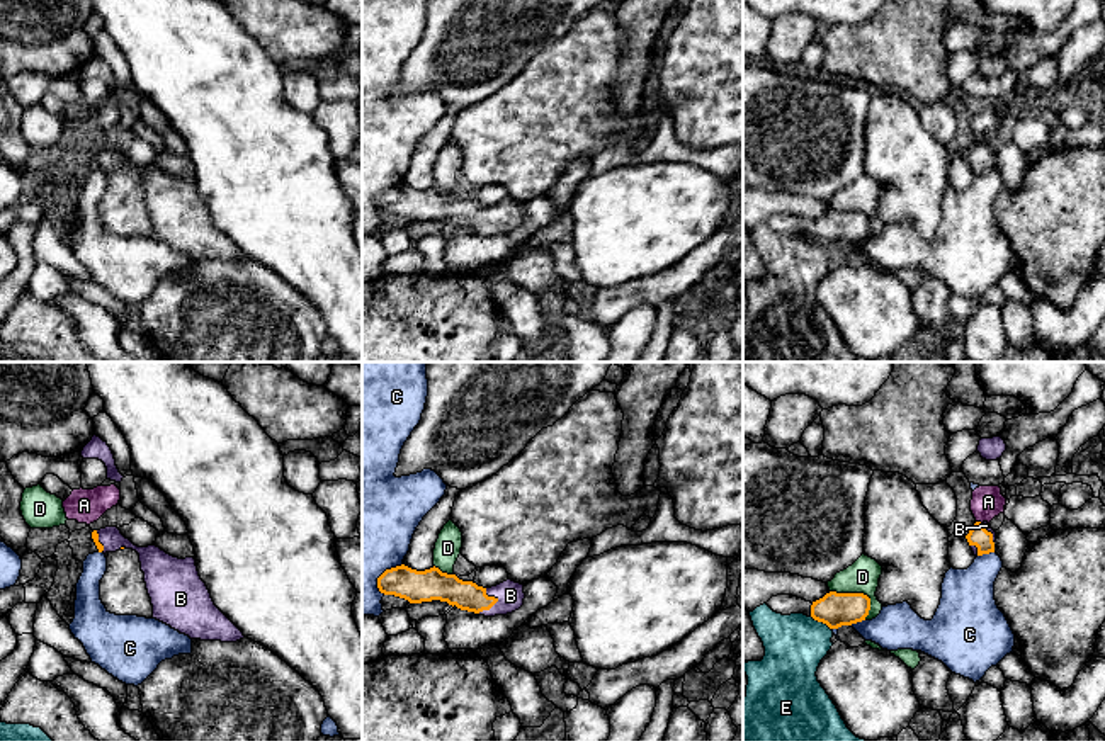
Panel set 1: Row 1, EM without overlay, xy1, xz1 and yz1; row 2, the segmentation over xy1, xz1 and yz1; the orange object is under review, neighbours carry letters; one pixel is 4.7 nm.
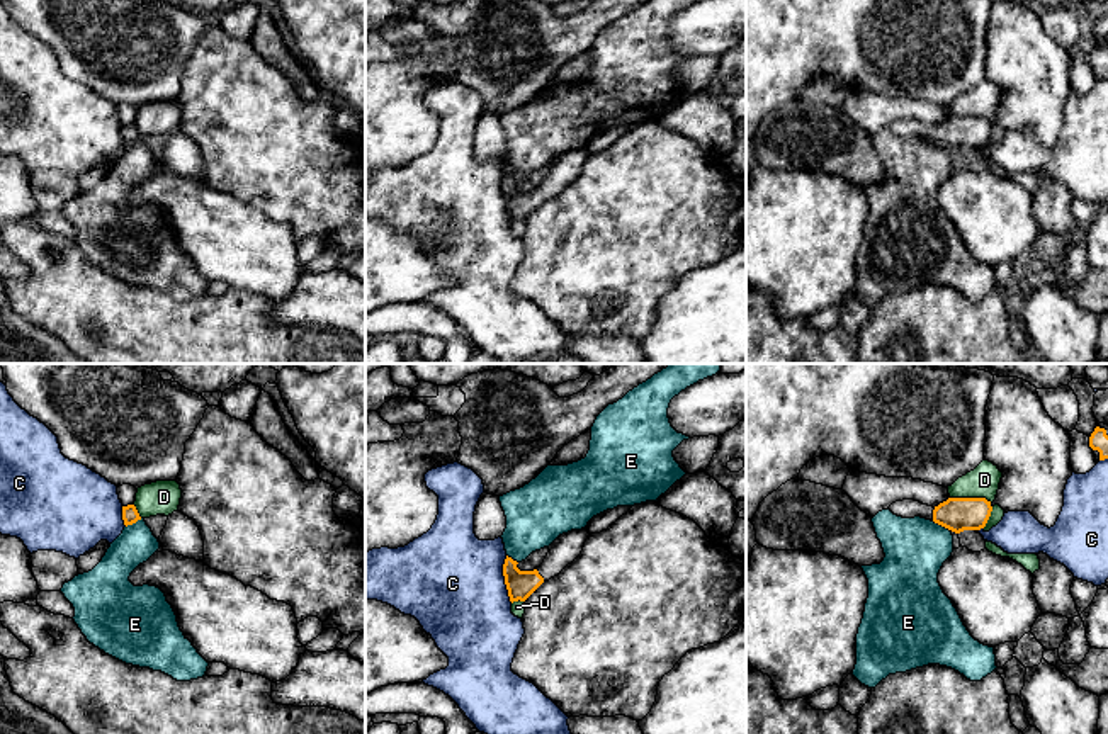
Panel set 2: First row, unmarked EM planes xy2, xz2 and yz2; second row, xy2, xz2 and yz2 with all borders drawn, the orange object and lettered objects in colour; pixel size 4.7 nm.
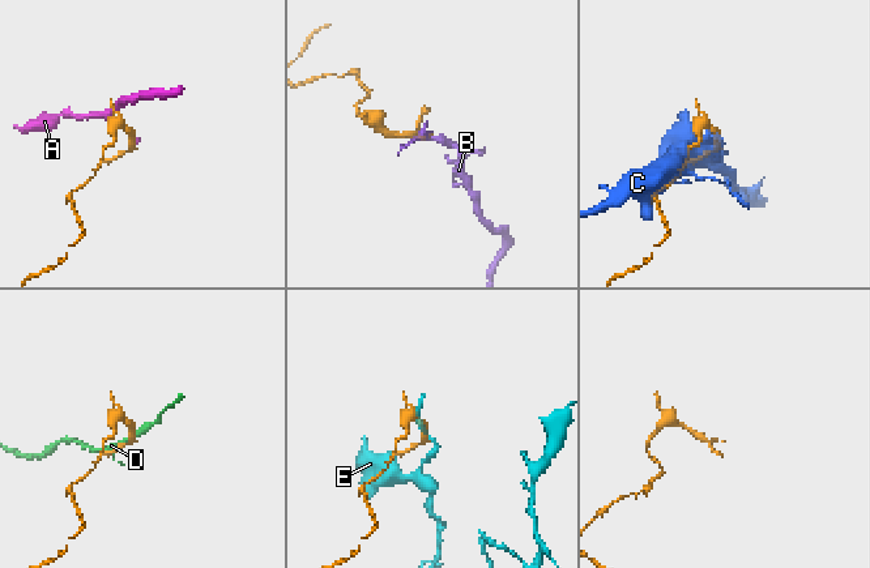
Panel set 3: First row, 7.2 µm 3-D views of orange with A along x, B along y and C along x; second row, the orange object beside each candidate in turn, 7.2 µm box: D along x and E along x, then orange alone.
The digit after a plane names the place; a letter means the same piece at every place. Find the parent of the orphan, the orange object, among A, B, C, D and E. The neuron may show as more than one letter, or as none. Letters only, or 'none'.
B

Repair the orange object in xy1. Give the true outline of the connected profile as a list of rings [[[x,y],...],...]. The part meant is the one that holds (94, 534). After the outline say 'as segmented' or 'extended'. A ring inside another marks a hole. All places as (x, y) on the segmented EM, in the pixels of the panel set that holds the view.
[[[117,527],[94,530],[92,539],[104,554],[121,547],[139,554],[153,619],[190,639],[236,642],[245,637],[214,605],[194,557],[178,559],[156,546],[138,547]]] | extended

